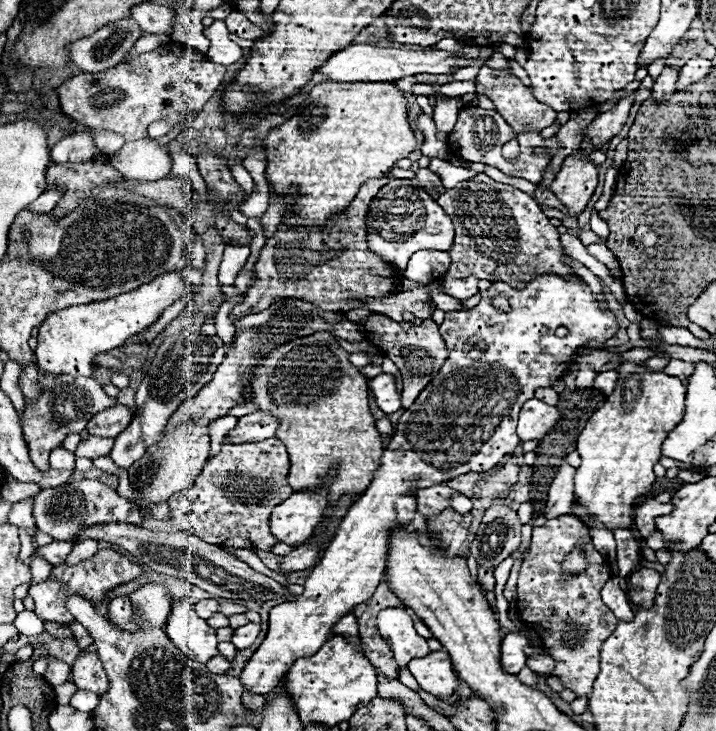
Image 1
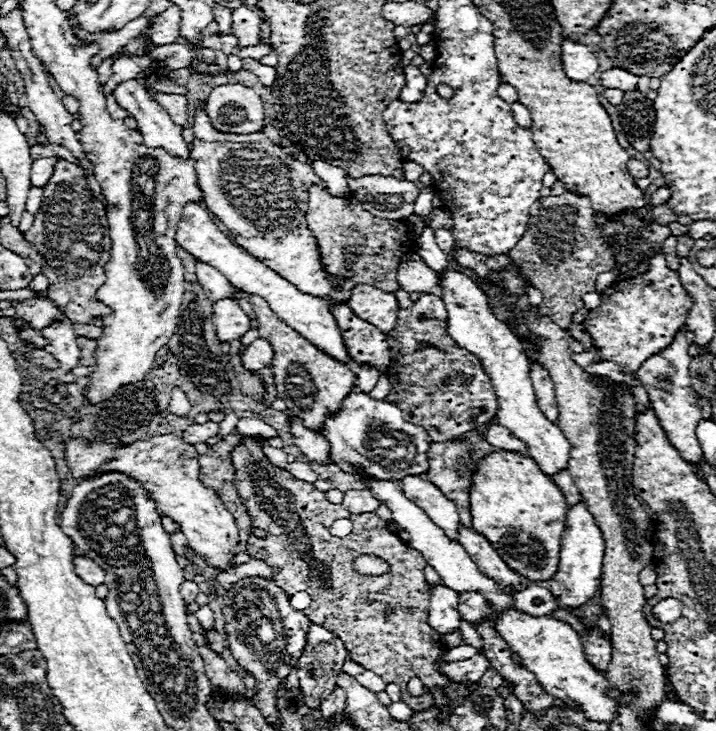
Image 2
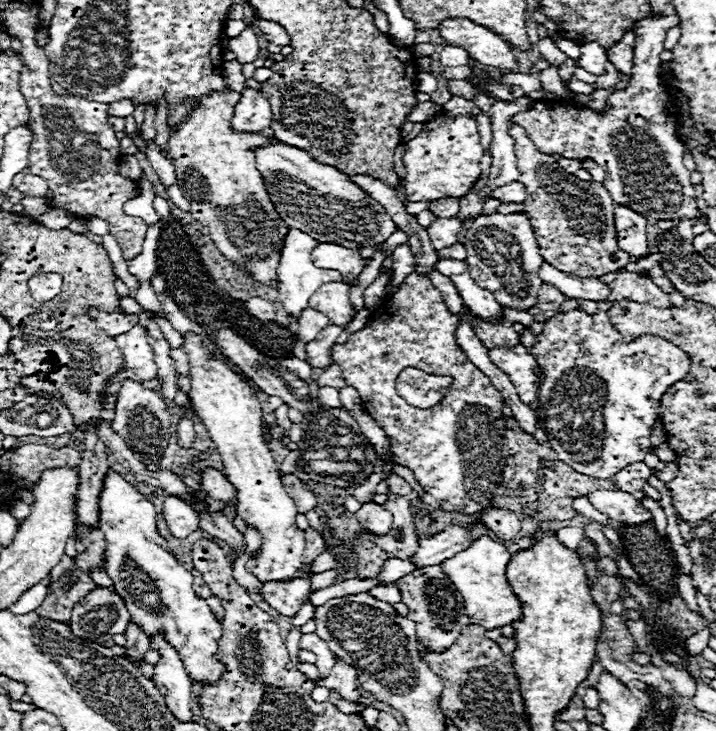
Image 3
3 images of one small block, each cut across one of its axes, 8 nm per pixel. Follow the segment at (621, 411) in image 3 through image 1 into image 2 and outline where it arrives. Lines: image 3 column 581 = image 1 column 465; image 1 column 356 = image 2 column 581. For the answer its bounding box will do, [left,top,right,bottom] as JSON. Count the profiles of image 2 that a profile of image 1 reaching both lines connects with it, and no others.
[550,502,604,606]

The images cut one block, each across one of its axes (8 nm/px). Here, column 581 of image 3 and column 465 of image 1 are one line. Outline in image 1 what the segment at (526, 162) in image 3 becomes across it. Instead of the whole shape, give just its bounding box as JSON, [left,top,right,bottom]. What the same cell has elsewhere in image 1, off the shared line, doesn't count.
[436,172,574,288]

